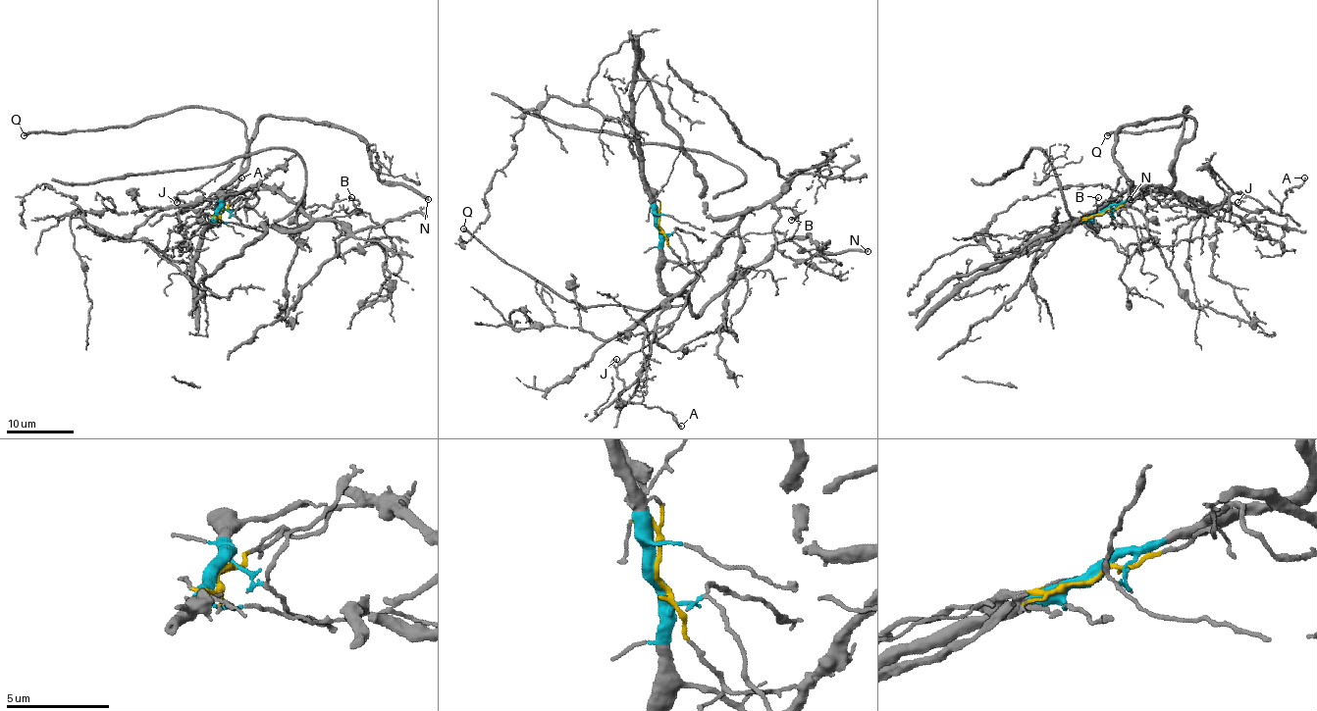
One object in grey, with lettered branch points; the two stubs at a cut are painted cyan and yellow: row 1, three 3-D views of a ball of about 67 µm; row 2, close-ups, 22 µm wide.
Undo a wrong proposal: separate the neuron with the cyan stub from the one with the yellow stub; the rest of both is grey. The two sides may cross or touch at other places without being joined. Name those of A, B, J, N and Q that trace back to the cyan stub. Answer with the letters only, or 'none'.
A, J, N, Q

